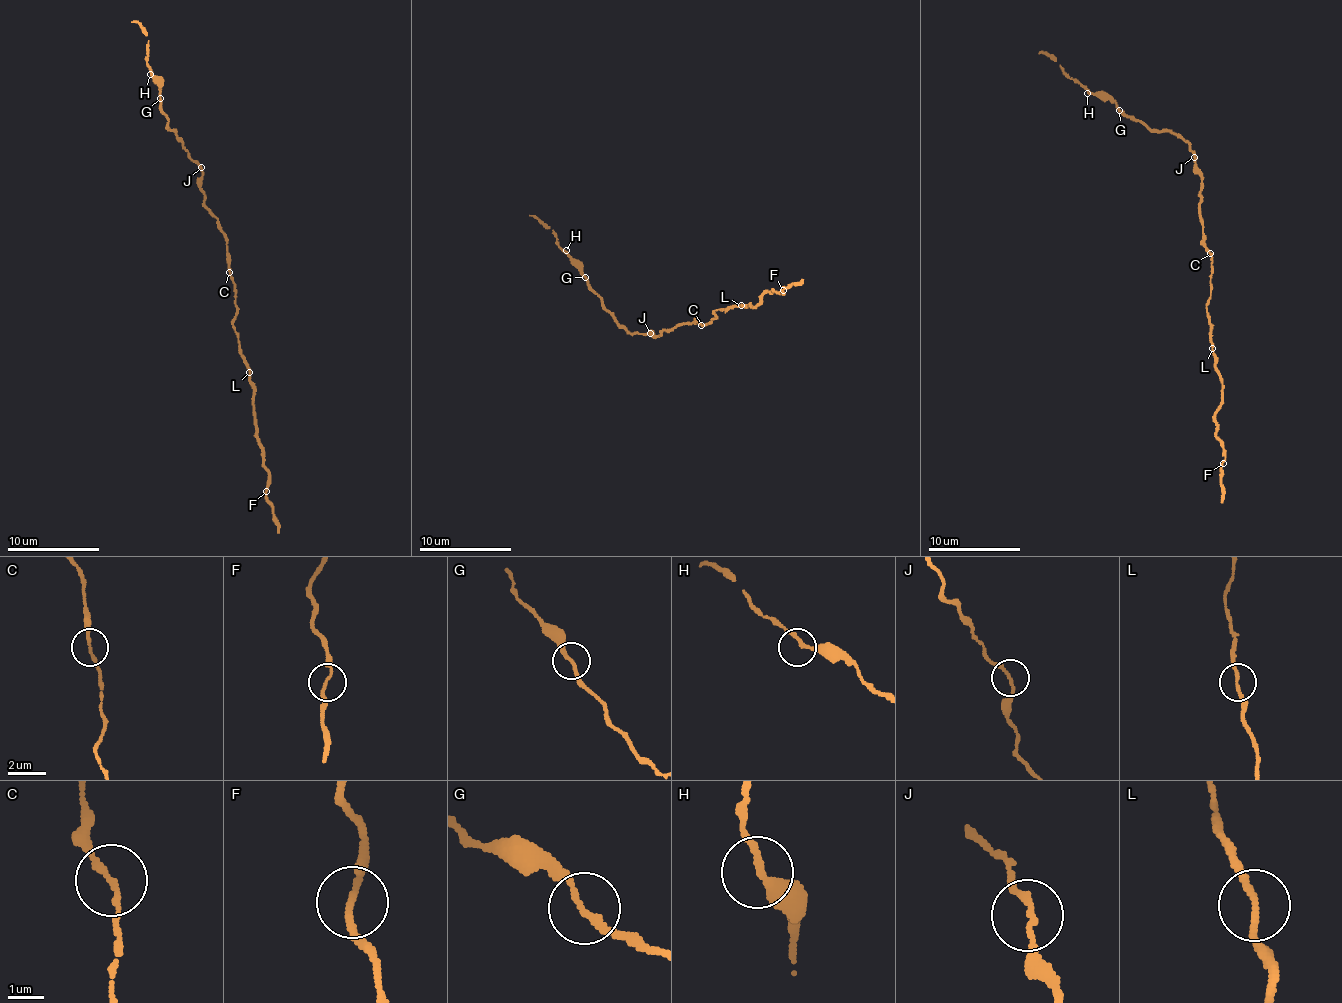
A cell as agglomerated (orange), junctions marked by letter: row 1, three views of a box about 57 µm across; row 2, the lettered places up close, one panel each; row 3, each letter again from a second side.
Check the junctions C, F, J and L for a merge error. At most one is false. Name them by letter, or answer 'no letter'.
no letter

